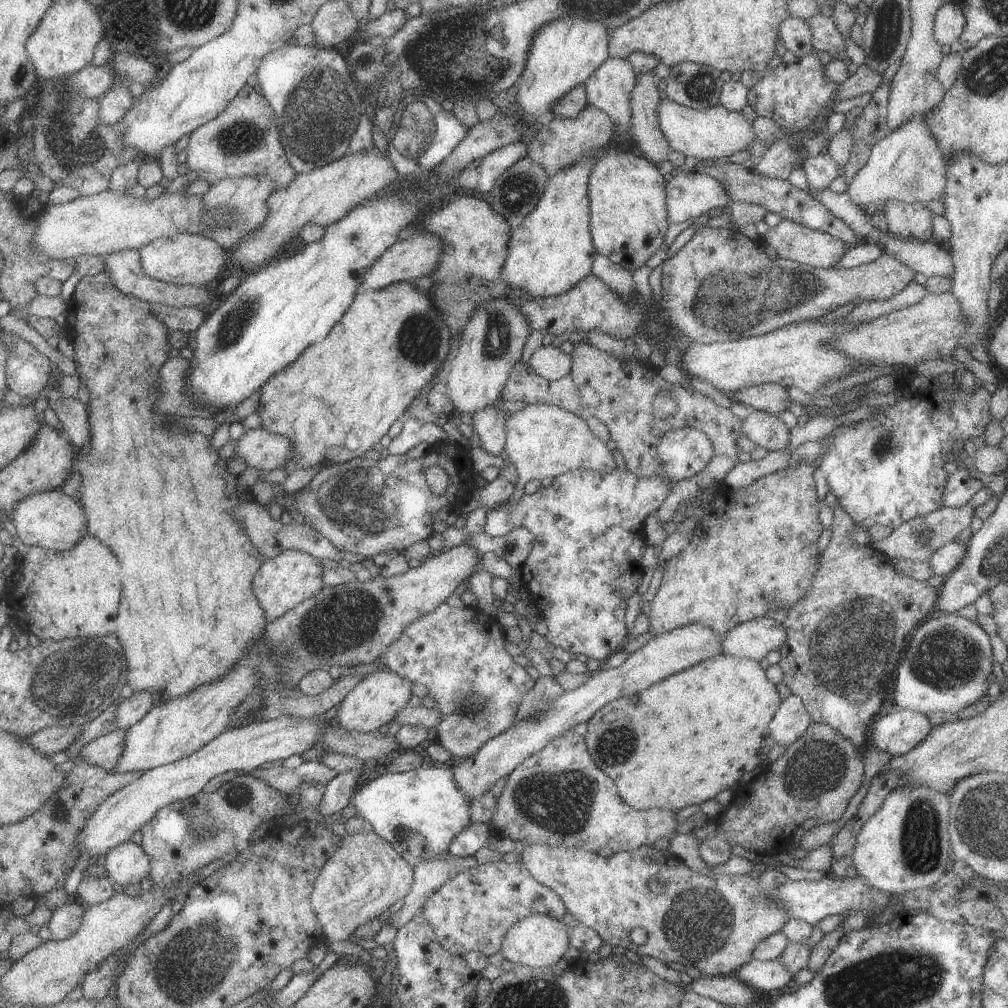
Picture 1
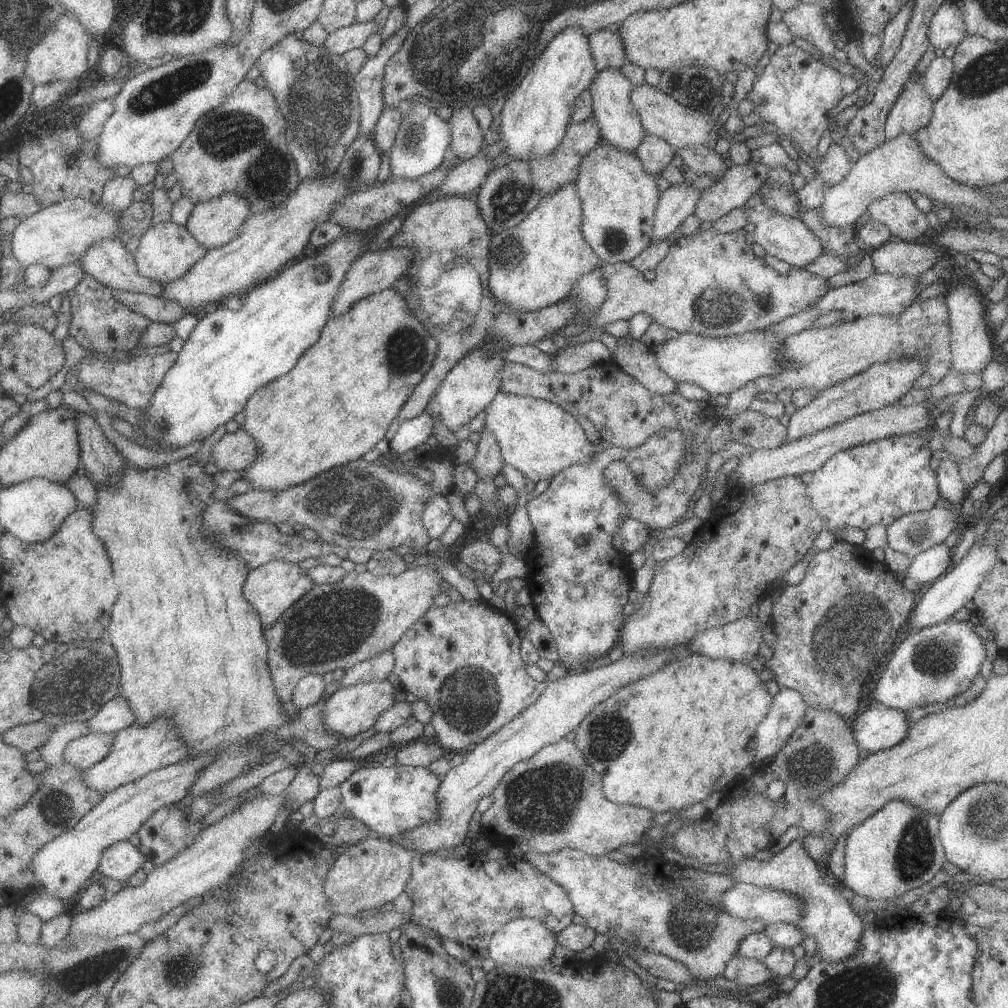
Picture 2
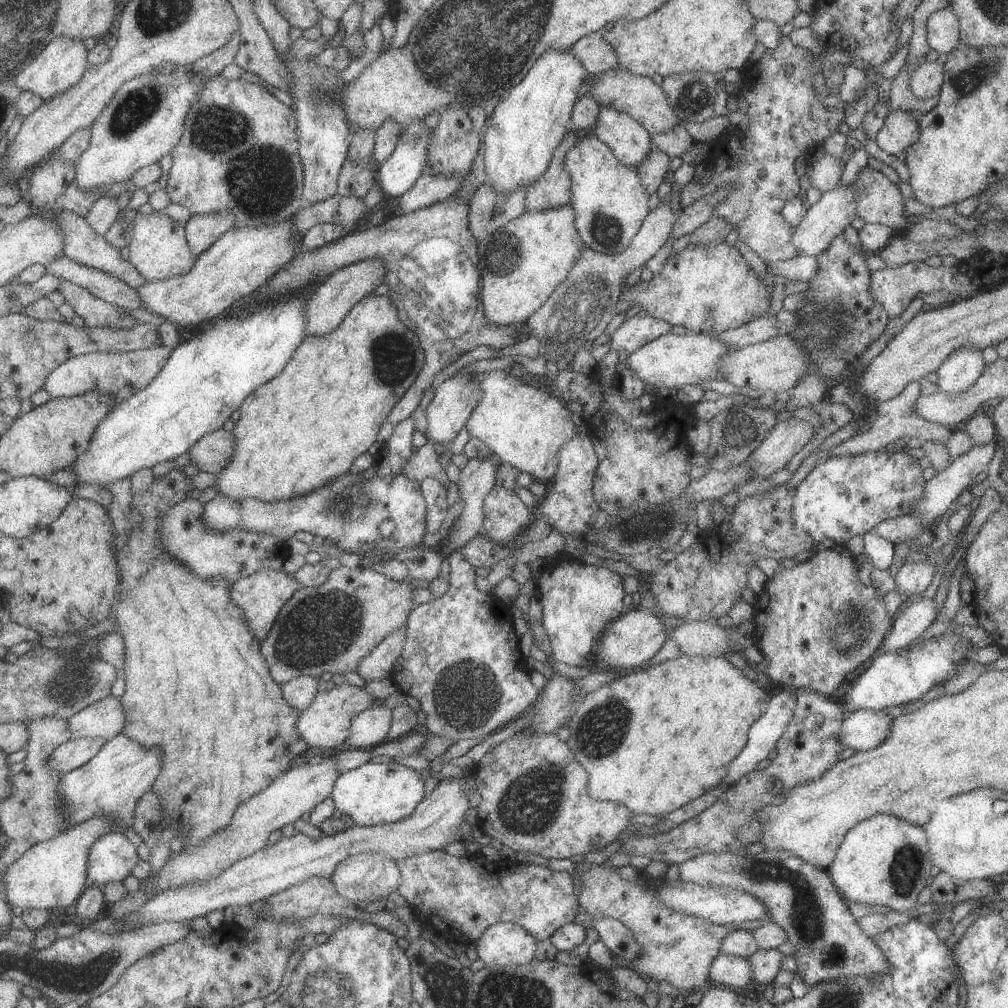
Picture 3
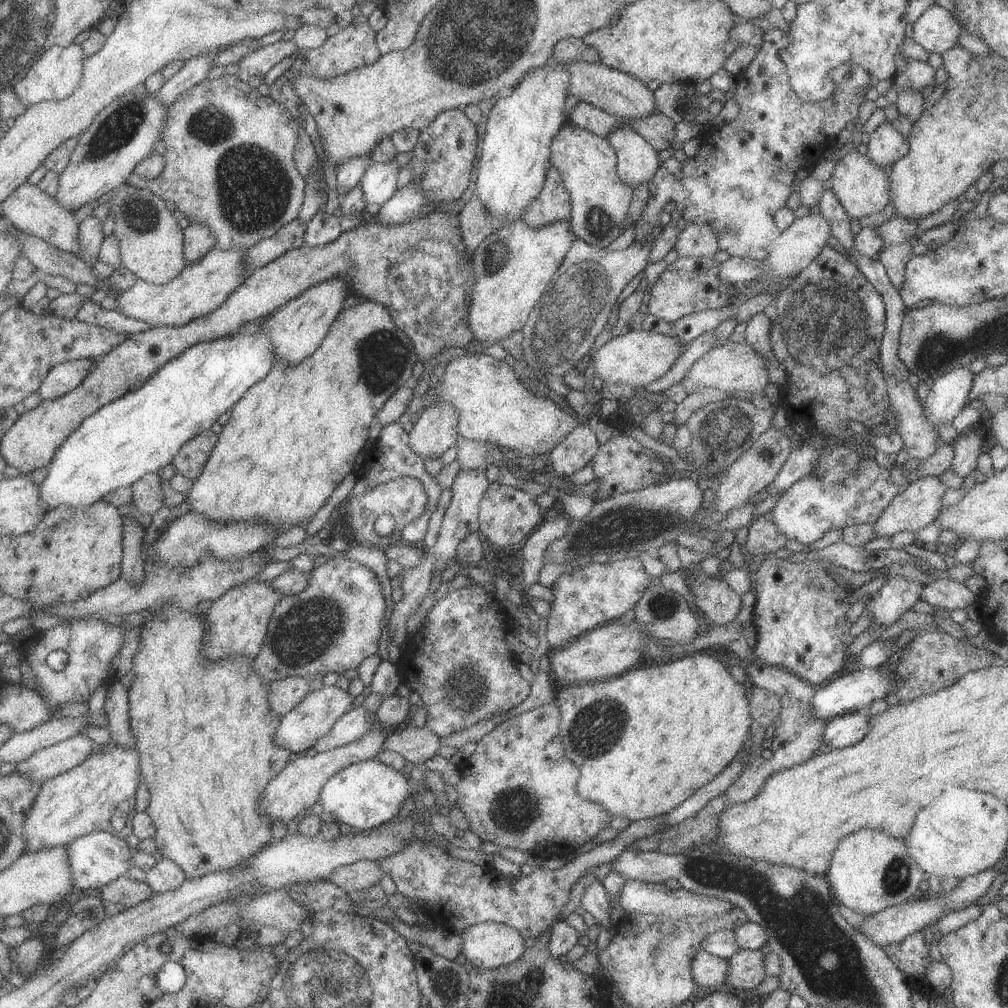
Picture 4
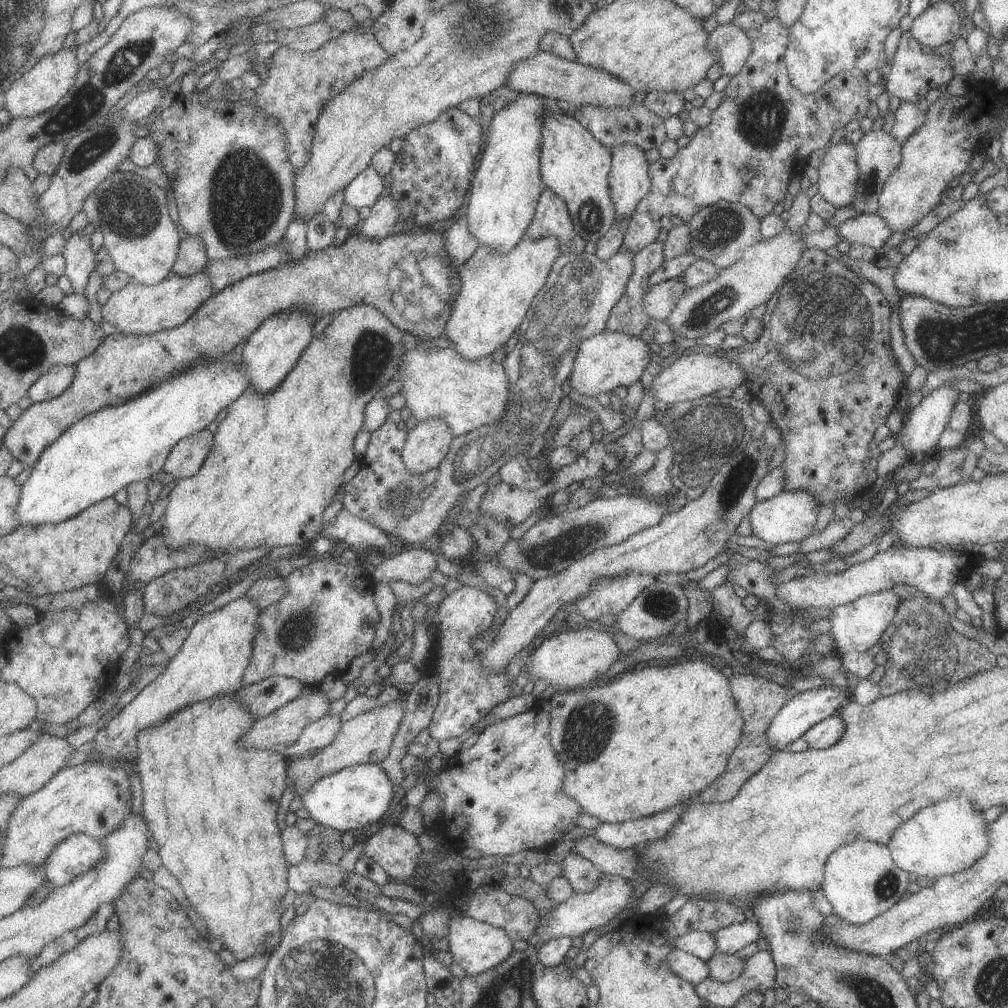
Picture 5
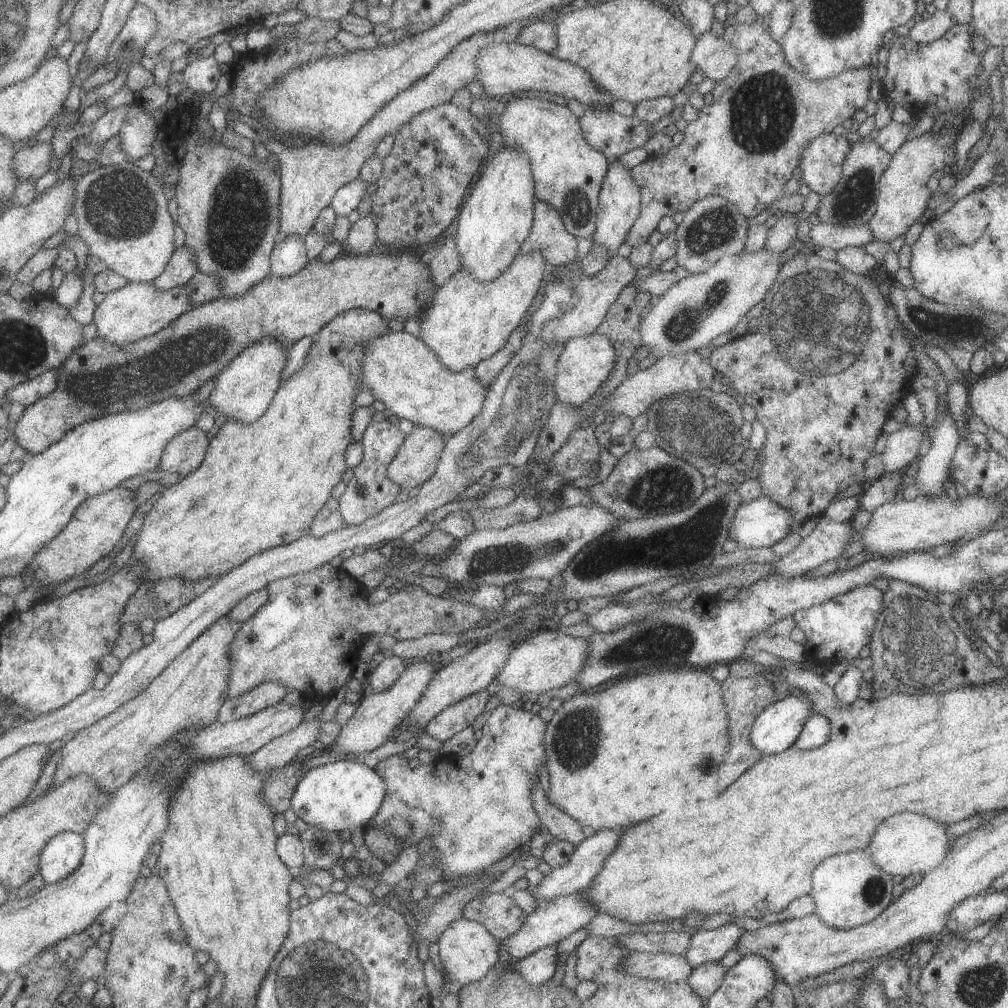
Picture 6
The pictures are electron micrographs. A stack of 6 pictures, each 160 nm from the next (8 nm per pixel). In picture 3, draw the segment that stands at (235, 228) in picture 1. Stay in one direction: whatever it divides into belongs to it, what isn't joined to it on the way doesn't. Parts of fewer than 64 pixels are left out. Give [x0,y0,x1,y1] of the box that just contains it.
[185,211,235,256]

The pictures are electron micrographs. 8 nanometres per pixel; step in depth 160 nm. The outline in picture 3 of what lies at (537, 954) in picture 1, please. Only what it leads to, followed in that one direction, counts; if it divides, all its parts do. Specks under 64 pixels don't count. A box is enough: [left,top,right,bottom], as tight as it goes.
[477,922,537,965]

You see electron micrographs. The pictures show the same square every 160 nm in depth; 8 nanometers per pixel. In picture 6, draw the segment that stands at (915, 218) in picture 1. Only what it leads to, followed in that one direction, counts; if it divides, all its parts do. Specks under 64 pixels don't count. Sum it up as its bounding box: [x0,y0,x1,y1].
[801,133,852,194]

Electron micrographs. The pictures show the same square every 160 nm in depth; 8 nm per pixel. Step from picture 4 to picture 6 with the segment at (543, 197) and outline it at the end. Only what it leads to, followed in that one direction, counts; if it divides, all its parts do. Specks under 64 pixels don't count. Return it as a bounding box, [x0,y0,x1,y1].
[521,199,579,269]

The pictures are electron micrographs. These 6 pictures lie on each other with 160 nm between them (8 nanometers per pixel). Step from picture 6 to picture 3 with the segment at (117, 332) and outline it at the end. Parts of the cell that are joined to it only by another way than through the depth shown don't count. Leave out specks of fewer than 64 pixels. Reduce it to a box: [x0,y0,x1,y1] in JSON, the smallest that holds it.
[136,219,302,330]

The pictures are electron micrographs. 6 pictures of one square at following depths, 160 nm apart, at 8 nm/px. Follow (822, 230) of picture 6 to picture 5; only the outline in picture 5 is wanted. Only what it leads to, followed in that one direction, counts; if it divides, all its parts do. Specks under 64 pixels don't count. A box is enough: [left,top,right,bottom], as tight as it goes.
[838,213,892,250]

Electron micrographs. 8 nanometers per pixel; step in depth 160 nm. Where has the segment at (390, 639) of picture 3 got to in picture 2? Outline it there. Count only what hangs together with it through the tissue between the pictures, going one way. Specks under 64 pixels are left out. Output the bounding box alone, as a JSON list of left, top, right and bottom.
[338,650,394,688]

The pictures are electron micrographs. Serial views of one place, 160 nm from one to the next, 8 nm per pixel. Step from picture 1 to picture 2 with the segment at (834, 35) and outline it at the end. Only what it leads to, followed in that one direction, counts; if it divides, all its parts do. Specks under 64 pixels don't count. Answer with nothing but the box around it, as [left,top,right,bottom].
[776,3,838,57]

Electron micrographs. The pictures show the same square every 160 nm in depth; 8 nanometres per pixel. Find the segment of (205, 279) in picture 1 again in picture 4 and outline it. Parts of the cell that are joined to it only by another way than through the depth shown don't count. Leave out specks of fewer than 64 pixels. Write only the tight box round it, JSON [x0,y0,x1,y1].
[106,184,188,285]

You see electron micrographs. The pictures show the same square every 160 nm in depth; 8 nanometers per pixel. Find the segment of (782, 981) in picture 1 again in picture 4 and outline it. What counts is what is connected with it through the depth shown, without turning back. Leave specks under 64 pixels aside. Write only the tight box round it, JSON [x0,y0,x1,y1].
[692,950,730,992]

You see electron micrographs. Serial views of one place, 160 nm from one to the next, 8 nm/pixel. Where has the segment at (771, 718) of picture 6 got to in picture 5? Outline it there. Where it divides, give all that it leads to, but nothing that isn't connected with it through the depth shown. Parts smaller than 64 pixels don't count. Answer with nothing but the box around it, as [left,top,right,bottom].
[766,684,854,750]

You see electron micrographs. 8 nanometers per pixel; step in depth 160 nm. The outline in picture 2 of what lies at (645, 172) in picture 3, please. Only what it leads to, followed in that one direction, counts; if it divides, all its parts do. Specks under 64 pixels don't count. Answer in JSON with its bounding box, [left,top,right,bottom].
[635,132,676,177]

